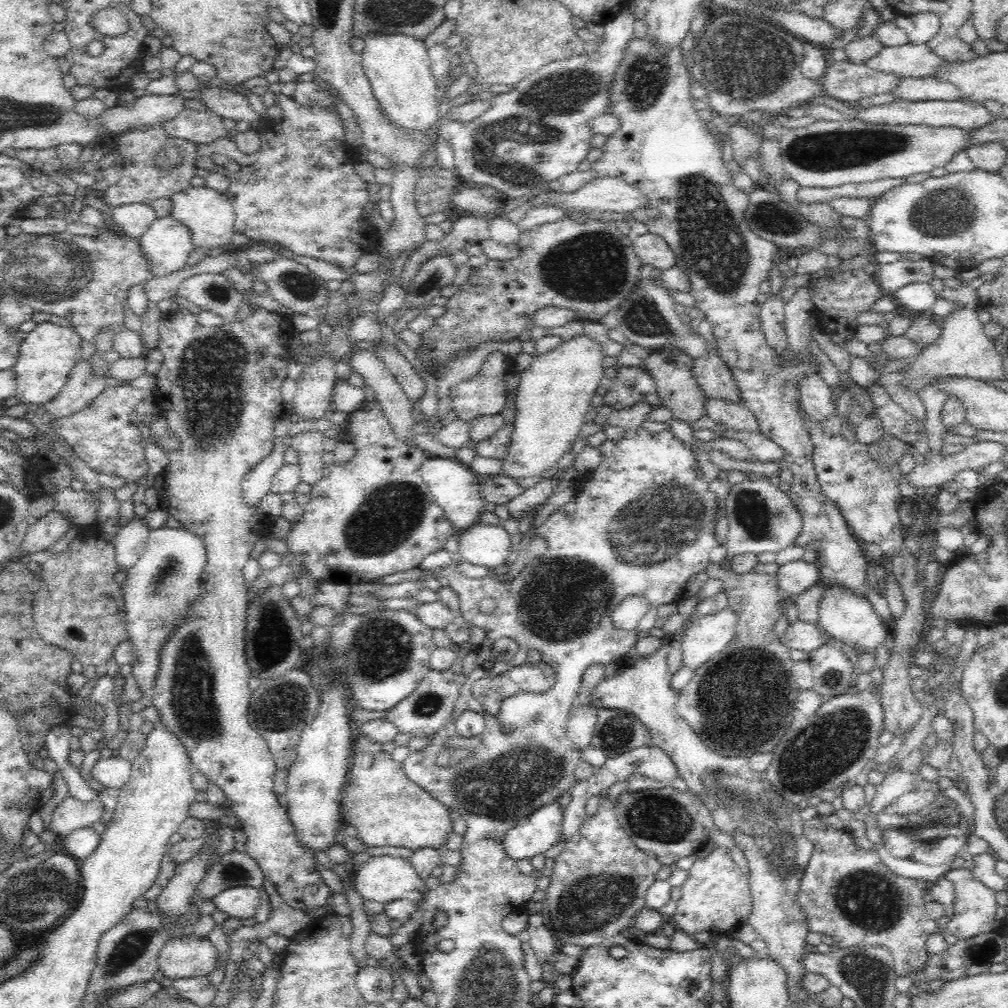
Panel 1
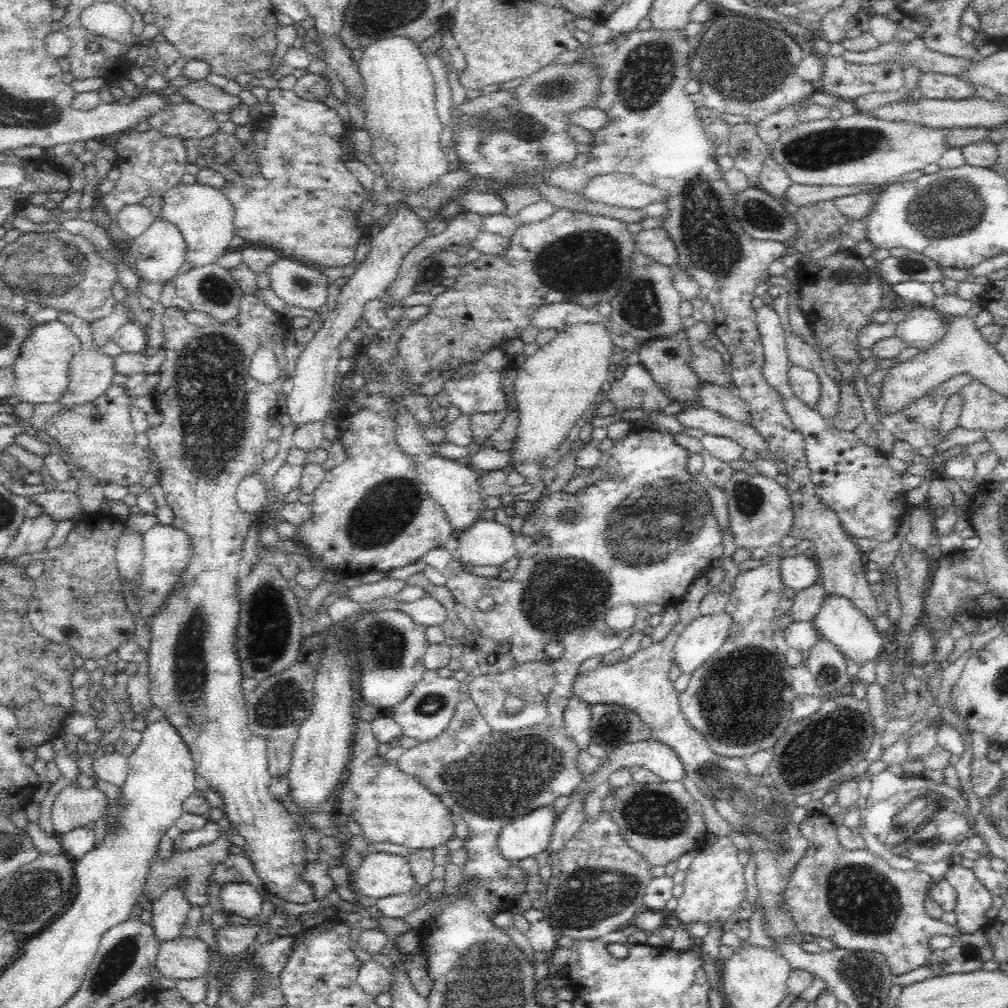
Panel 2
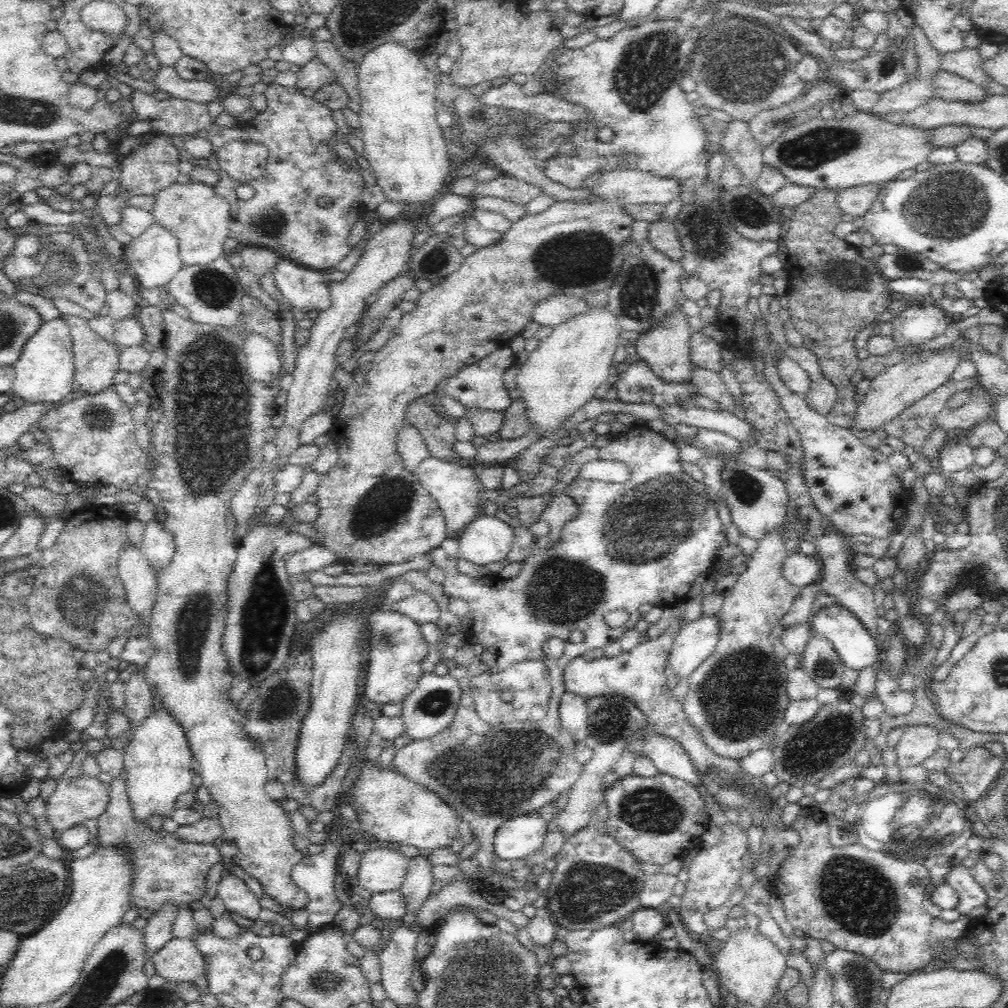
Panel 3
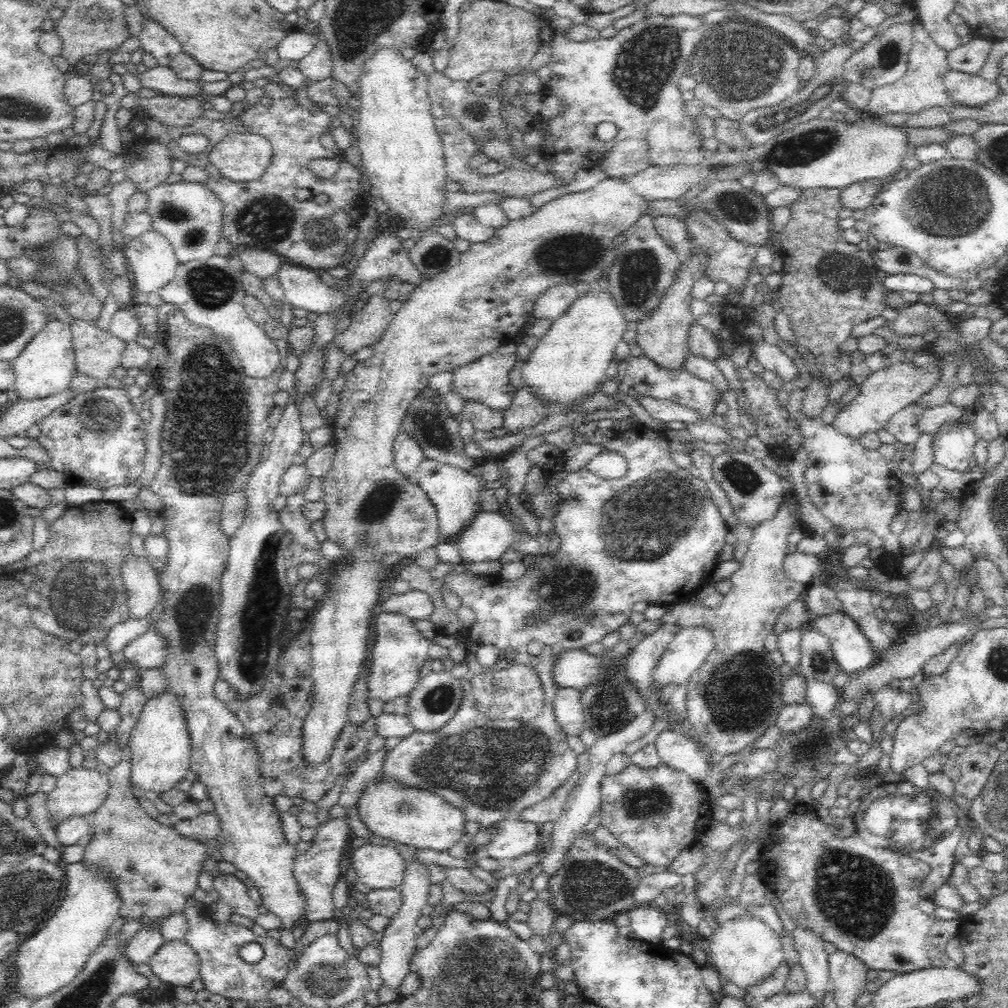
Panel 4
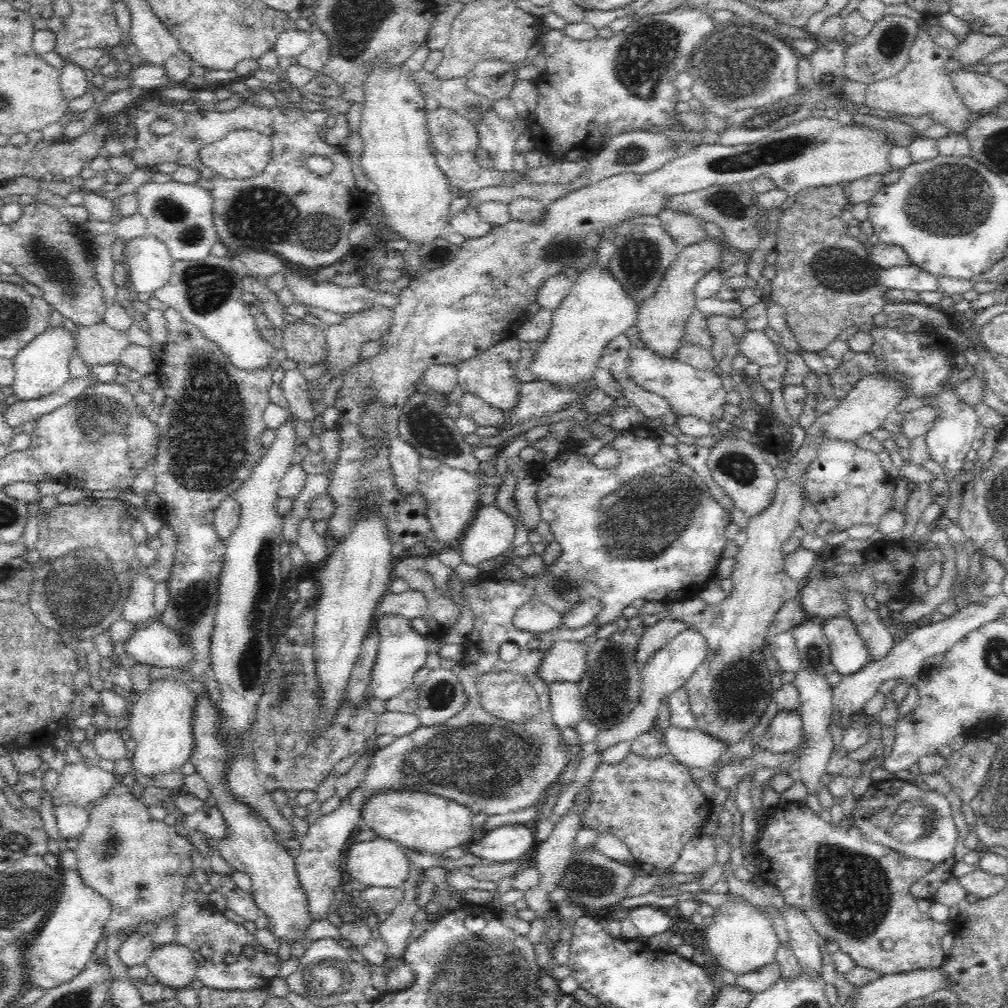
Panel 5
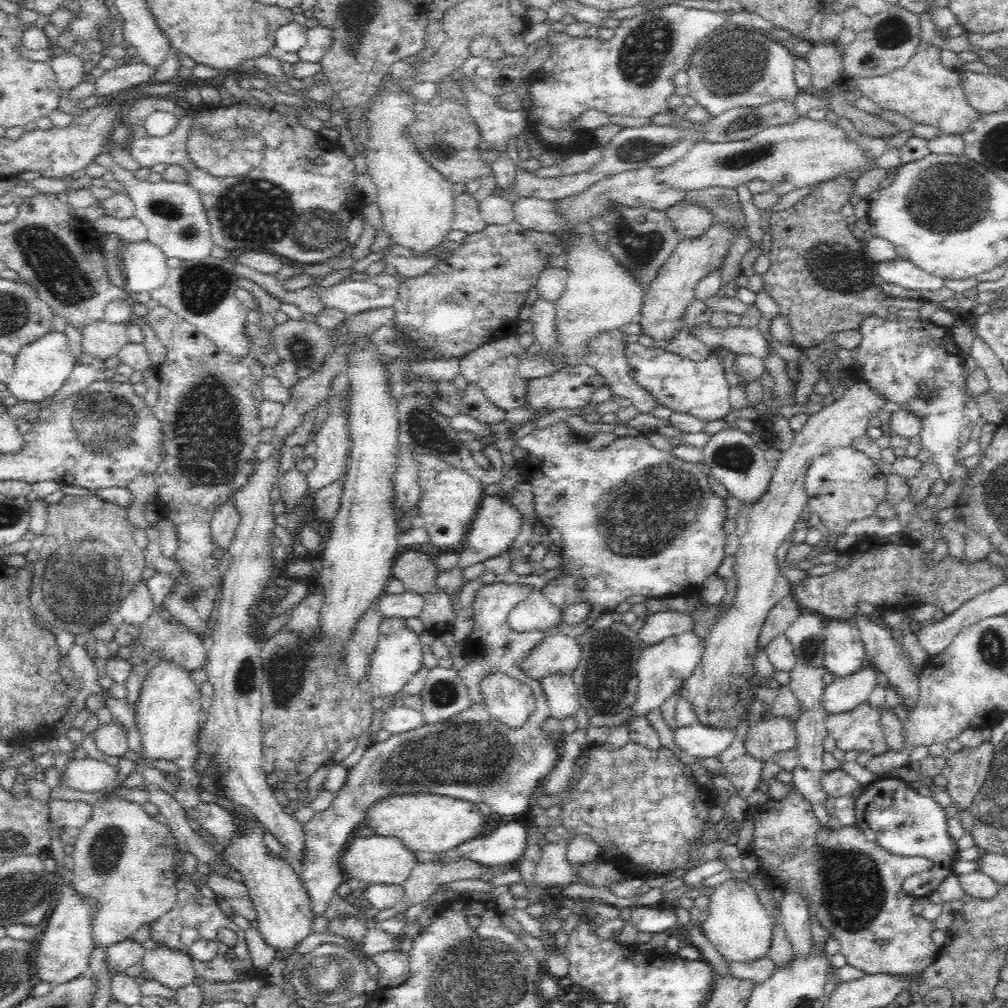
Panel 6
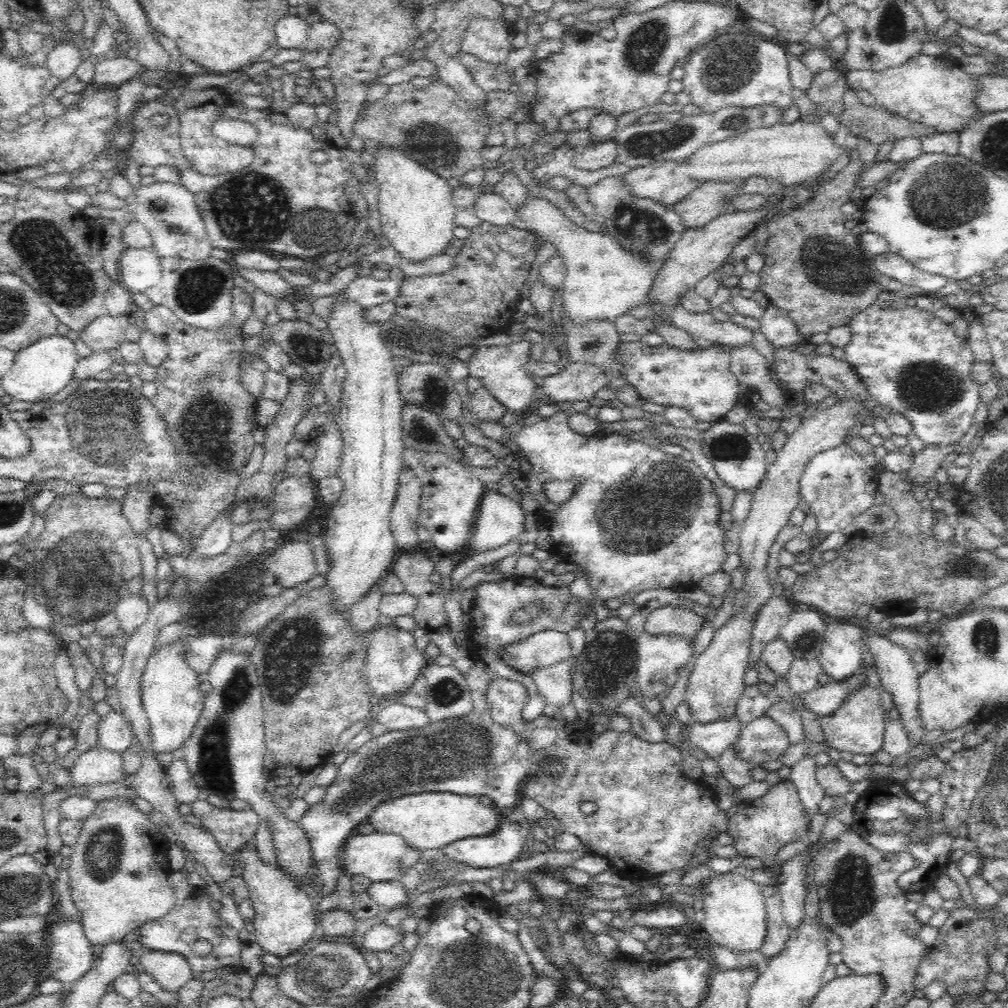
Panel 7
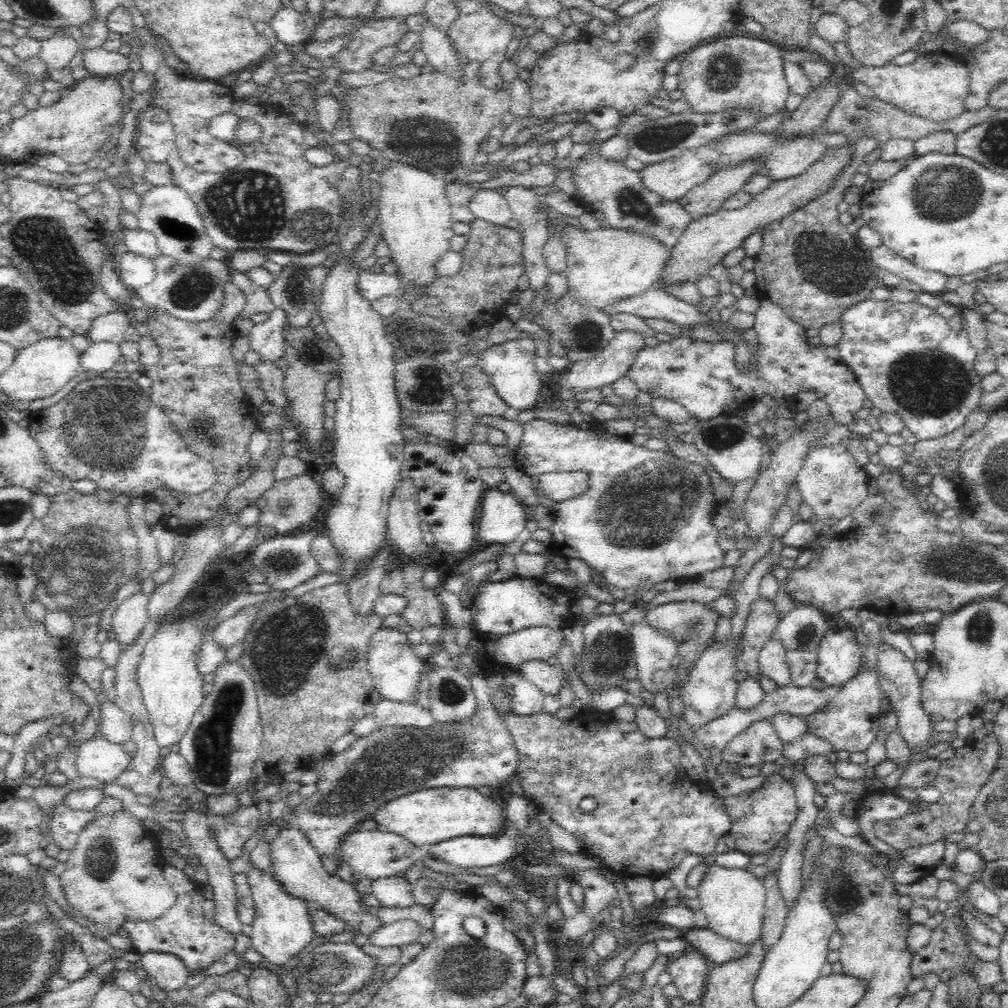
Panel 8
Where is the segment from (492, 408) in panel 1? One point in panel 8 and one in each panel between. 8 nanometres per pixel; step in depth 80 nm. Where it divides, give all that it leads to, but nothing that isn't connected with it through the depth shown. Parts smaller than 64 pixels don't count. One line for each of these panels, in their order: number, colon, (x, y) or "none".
2: (480, 392)
3: (479, 385)
4: (485, 381)
5: (489, 375)
6: (492, 368)
7: (500, 368)
8: (509, 366)

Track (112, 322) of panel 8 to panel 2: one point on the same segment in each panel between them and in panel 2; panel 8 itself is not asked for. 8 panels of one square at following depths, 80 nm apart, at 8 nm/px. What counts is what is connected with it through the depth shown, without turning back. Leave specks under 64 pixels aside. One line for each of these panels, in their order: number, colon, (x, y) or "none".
2: (90, 374)
3: (95, 362)
4: (97, 353)
5: (98, 344)
6: (102, 340)
7: (105, 333)

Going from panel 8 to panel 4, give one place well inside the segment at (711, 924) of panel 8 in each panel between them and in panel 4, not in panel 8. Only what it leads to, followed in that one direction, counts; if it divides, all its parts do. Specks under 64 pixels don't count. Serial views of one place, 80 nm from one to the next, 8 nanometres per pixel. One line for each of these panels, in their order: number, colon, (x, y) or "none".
4: (744, 951)
5: (741, 940)
6: (739, 928)
7: (735, 914)

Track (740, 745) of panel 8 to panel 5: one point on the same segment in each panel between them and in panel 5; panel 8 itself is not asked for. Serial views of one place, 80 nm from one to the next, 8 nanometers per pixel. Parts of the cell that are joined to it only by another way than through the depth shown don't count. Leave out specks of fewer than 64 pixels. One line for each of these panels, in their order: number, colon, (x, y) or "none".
5: (783, 736)
6: (775, 735)
7: (763, 740)

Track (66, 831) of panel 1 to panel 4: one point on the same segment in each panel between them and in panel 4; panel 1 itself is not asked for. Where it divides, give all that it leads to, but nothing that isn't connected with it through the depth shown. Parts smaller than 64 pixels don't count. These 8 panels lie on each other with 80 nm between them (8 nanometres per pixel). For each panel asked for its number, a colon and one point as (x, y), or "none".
2: (75, 807)
3: (74, 801)
4: (79, 792)

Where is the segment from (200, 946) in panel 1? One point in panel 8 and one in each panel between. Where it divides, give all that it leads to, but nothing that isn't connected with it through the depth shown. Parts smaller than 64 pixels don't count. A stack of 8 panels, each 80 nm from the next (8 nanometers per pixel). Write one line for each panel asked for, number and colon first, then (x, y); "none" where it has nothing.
2: (183, 958)
3: (179, 960)
4: (176, 963)
5: (173, 964)
6: (172, 967)
7: (171, 971)
8: (169, 972)

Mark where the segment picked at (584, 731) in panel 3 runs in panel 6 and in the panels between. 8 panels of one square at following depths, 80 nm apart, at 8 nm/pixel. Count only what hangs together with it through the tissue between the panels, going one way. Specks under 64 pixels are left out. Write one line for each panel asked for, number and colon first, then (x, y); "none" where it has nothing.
4: (569, 711)
5: (566, 706)
6: (561, 692)

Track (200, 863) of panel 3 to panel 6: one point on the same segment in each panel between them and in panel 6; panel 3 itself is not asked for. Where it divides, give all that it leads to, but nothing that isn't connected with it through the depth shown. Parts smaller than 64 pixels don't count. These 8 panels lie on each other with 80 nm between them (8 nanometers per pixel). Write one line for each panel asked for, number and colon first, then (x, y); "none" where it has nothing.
4: (157, 870)
5: (141, 865)
6: (125, 860)

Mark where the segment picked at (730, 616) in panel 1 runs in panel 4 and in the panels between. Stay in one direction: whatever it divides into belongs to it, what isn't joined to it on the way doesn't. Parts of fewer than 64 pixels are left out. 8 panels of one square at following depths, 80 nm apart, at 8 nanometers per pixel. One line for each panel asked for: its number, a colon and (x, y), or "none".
2: (701, 641)
3: (697, 641)
4: (691, 646)

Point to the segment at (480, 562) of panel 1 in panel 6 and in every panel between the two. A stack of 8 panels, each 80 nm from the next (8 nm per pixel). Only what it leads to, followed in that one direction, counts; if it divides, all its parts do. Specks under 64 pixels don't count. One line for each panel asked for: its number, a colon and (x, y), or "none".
2: (486, 543)
3: (486, 539)
4: (489, 535)
5: (491, 533)
6: (497, 523)

